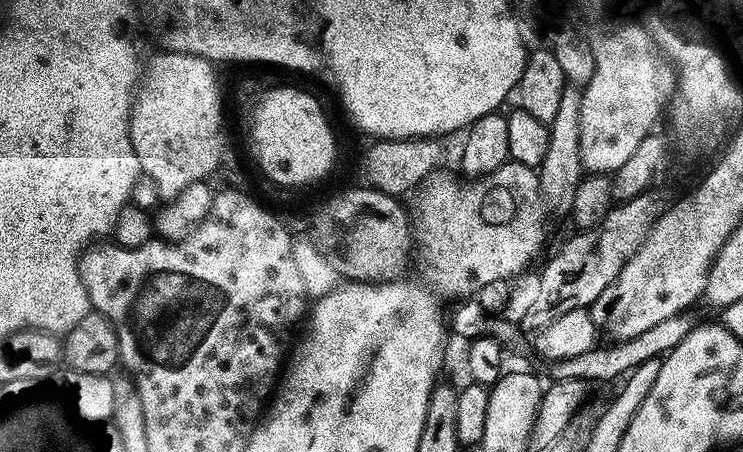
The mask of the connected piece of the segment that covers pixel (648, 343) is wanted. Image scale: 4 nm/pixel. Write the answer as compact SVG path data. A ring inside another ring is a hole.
M685 310L675 312L670 318L663 319L658 322L658 326L654 326L650 330L646 330L642 334L638 334L629 340L621 340L619 342L609 343L609 348L600 348L594 346L590 351L582 354L574 354L574 358L562 358L561 360L551 361L547 365L549 381L560 379L578 379L585 382L591 380L616 380L638 367L640 363L653 361L655 358L663 357L678 346L678 342L682 342L682 338L686 338L686 334L690 334L694 327L694 319L692 320L691 311Z

